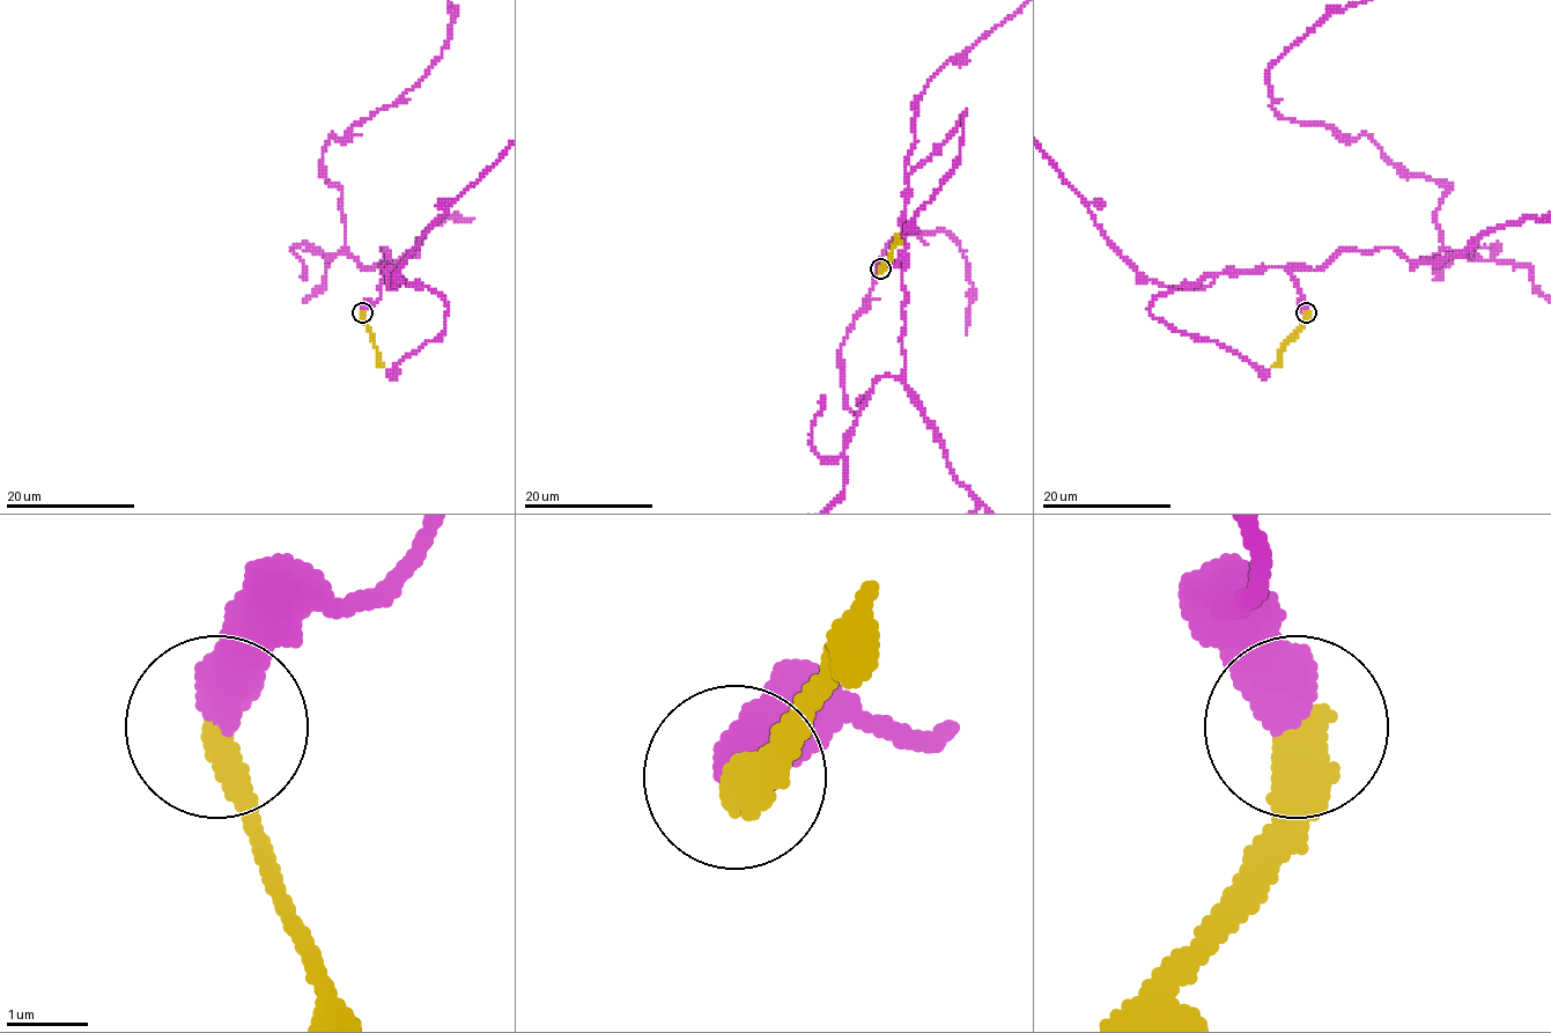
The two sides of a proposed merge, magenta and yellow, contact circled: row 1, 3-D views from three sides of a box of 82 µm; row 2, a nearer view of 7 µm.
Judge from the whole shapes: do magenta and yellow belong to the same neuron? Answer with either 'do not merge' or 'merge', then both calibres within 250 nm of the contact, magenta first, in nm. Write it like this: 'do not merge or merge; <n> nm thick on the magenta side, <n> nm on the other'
do not merge; 600 nm thick on the magenta side, 480 nm on the other

